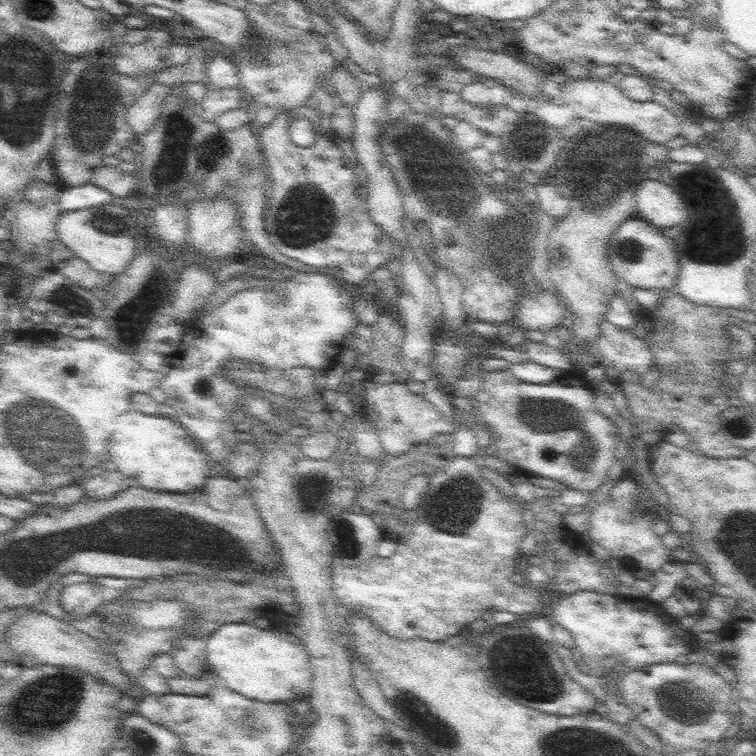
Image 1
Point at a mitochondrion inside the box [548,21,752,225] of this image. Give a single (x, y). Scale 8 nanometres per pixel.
(605, 171)

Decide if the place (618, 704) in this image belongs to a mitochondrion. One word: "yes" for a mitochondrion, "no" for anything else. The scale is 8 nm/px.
no

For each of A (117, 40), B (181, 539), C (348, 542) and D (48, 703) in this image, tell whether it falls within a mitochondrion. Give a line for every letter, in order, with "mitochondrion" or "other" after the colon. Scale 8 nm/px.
A: other
B: mitochondrion
C: mitochondrion
D: mitochondrion

